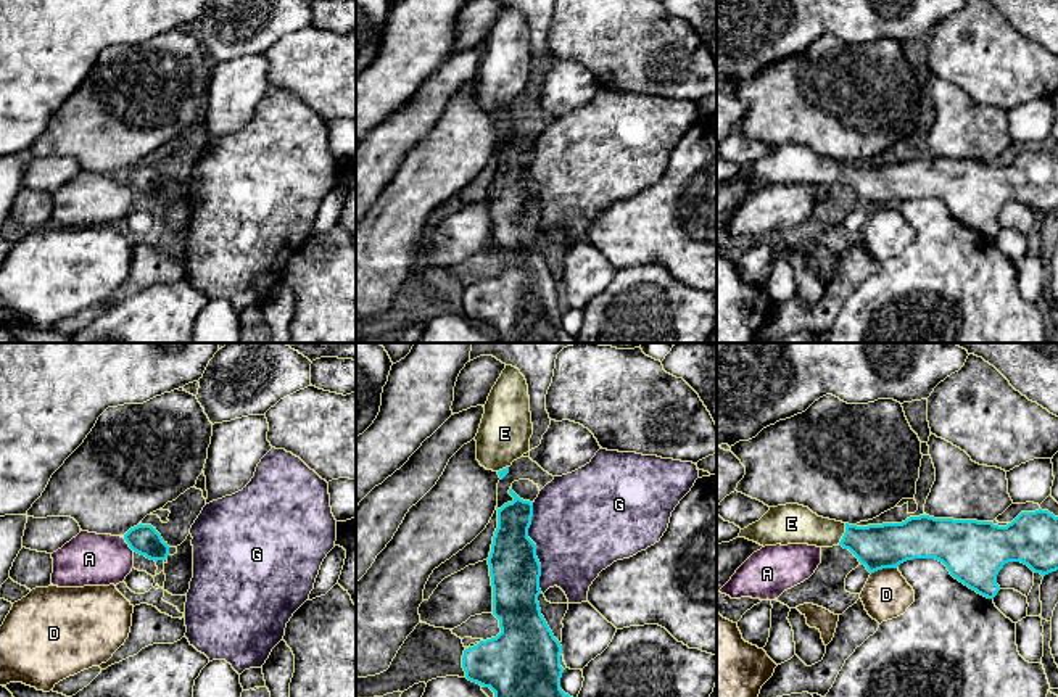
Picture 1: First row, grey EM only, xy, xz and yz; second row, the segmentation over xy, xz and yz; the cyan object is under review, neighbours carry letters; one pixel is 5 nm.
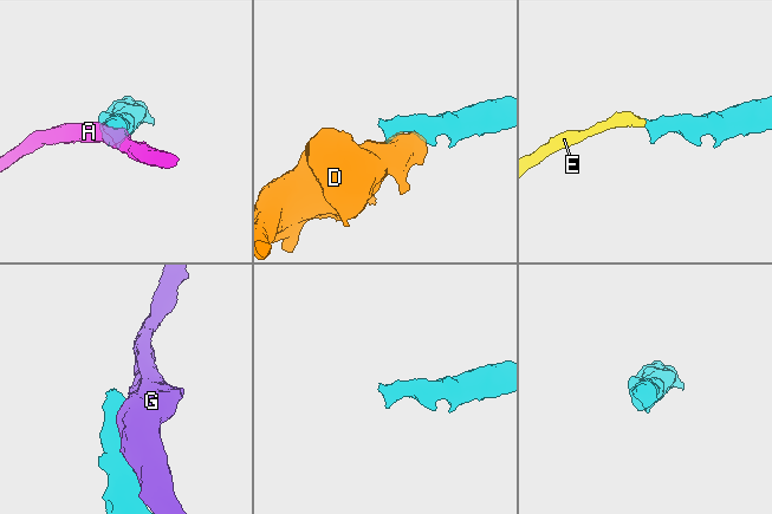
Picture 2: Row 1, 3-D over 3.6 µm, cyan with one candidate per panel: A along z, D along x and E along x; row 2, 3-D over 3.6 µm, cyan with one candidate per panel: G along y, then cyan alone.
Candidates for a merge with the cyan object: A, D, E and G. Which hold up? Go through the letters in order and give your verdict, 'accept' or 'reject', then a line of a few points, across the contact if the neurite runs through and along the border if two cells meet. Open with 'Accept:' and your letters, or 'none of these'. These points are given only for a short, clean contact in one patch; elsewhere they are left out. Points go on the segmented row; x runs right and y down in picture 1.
Accept: E
A: reject; line xy (123, 538), (134, 551)
D: reject
E: accept; line yz (876, 546), (844, 535), (823, 533), (796, 523)
G: reject

